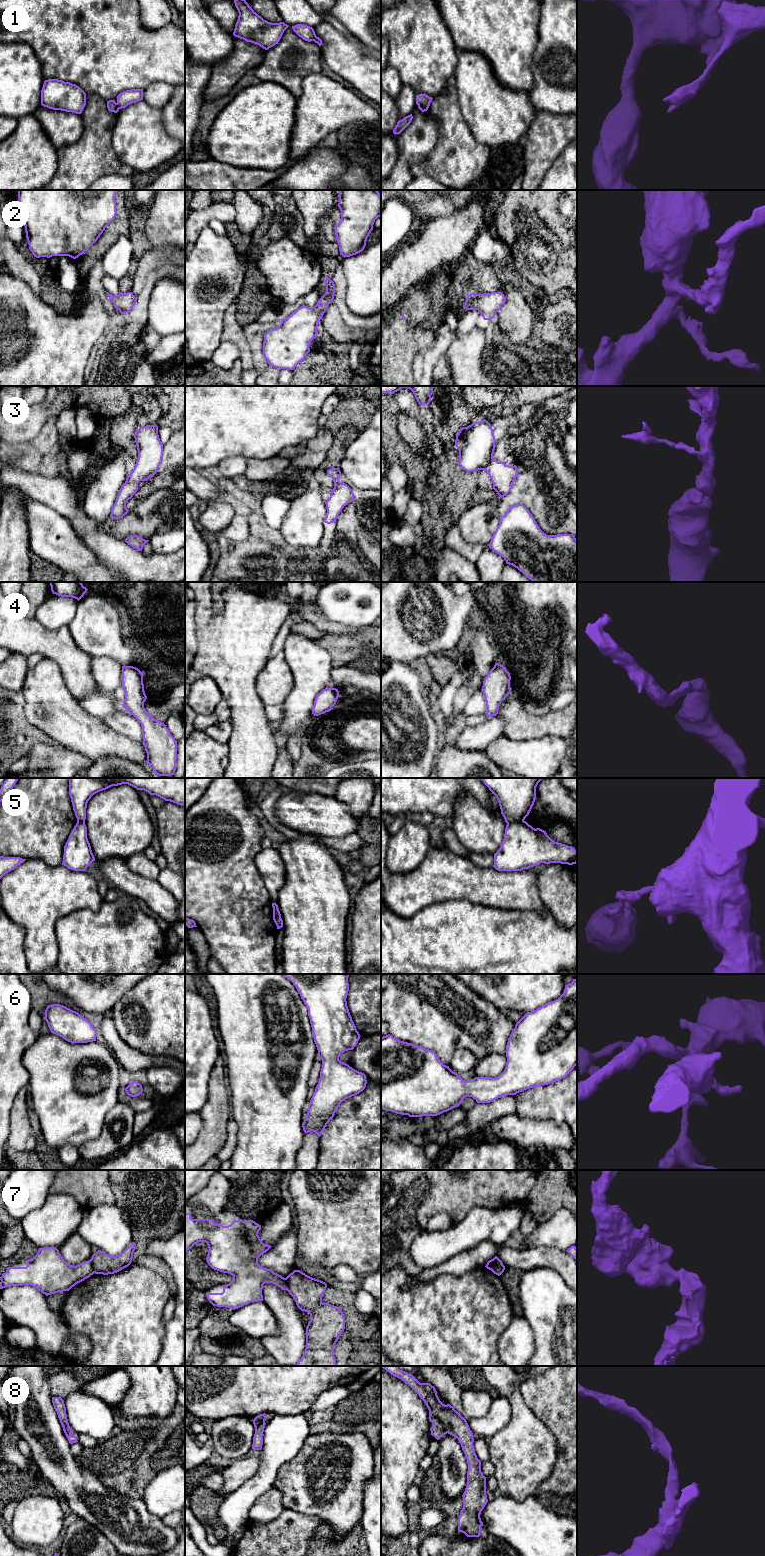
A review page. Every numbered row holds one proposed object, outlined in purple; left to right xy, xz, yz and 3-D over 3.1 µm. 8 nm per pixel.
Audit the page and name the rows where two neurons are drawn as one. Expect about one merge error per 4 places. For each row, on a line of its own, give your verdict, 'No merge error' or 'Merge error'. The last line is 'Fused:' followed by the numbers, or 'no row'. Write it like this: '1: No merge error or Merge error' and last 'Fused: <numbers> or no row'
1: Merge error
2: No merge error
3: No merge error
4: No merge error
5: Merge error
6: No merge error
7: Merge error
8: No merge error
Fused: 1, 5, 7

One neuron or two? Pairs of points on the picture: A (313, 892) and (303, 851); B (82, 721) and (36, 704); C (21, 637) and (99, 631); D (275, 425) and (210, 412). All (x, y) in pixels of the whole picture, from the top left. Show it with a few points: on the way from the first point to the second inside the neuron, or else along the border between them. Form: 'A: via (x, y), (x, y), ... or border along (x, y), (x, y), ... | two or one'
A: via (313, 882), (313, 875), (308, 861) | one
B: via (71, 721), (65, 721), (47, 704) | one
C: border along (67, 625), (74, 642), (85, 652) | two
D: via (259, 412), (226, 412) | one

